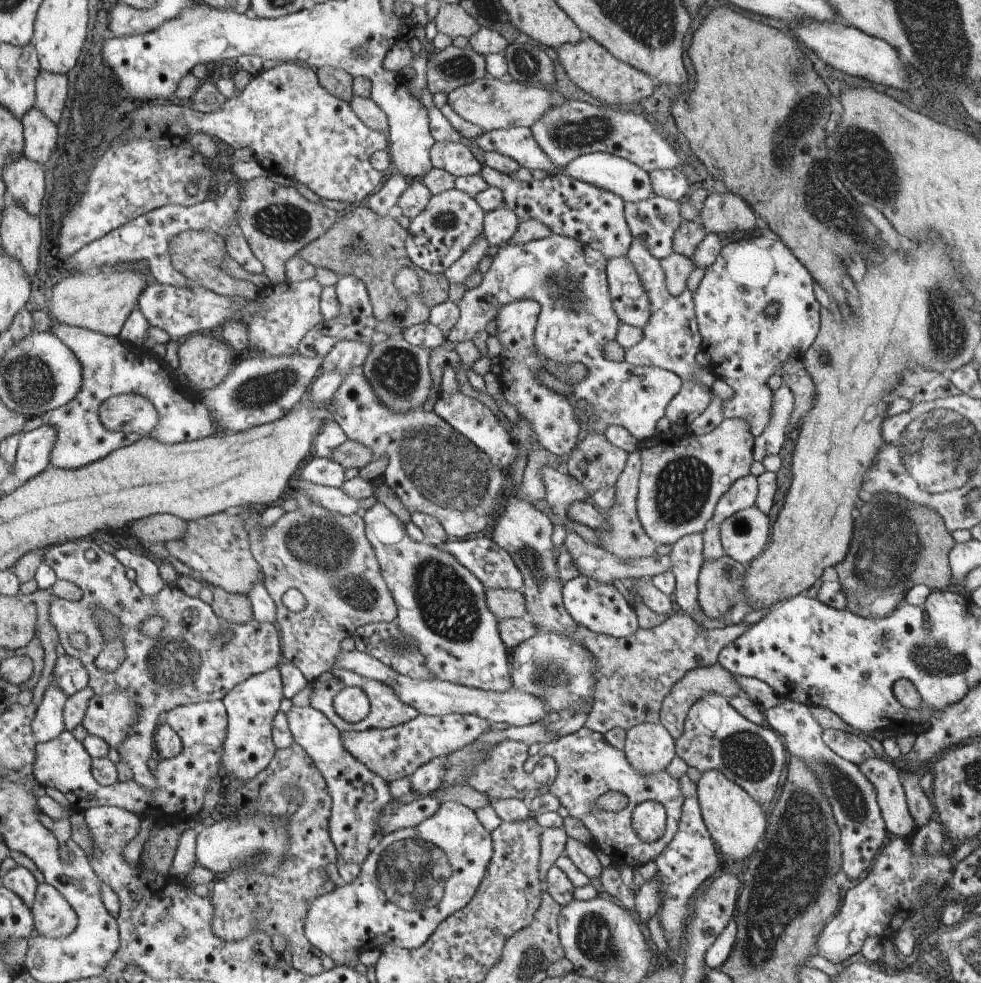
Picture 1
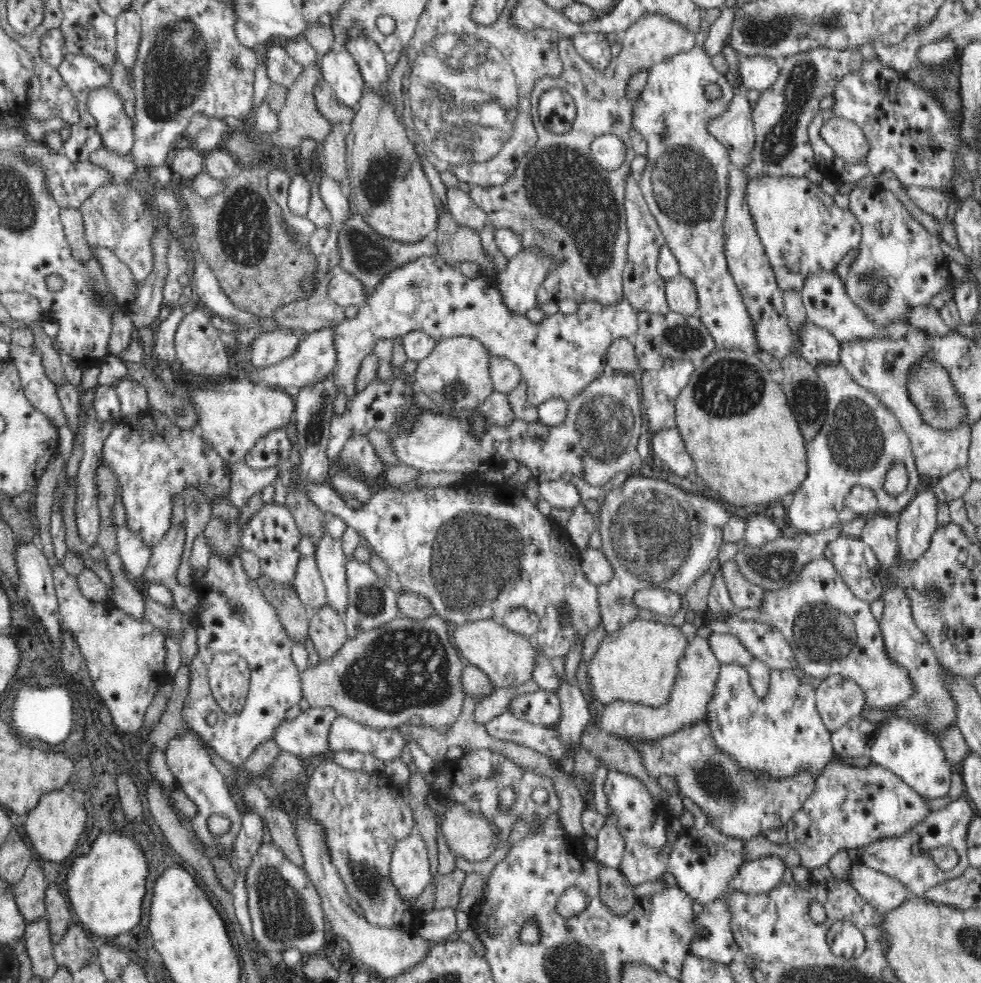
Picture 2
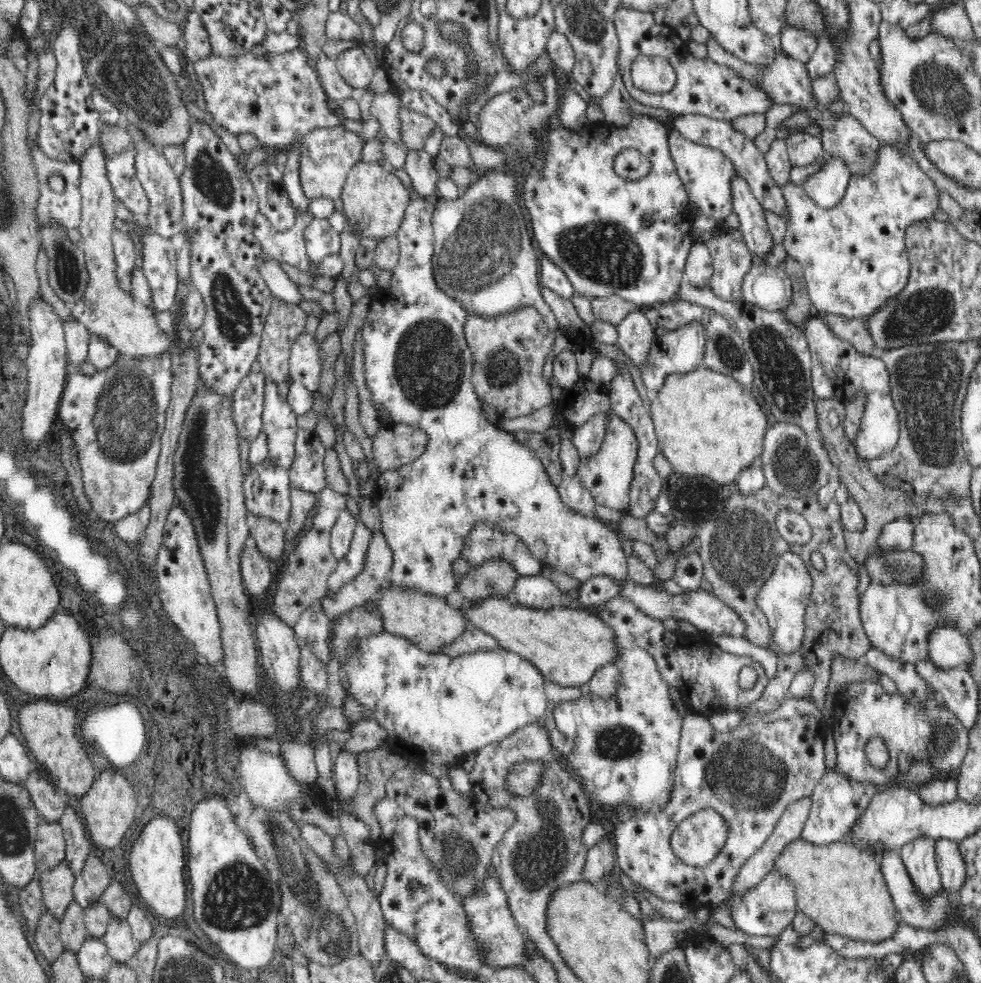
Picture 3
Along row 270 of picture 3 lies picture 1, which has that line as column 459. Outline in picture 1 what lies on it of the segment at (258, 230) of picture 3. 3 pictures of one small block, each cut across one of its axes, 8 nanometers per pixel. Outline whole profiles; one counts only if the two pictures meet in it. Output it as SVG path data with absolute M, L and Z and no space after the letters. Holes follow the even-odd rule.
M553 233L547 238L534 240L527 244L505 244L496 249L496 256L490 257L491 264L484 272L482 281L476 288L466 290L460 299L458 308L460 309L460 319L448 334L448 342L451 346L458 343L470 342L477 334L484 331L487 324L493 319L498 319L502 308L514 300L529 299L536 300L541 305L541 314L538 316L535 329L536 339L540 340L540 350L544 352L544 346L550 344L546 350L546 358L552 356L554 360L566 360L570 362L584 362L588 366L588 378L580 382L574 388L574 396L570 398L570 404L574 408L576 420L580 422L586 418L584 412L580 412L580 402L586 402L592 409L592 417L595 423L591 424L592 430L596 433L604 434L611 426L620 426L629 434L632 434L640 443L647 439L652 439L656 432L657 422L666 416L668 404L680 393L683 385L682 378L675 373L659 367L633 366L625 361L615 362L607 360L603 354L603 349L613 339L616 339L622 322L616 315L616 310L612 306L607 280L607 263L609 259L602 252L598 252L582 241ZM552 340L568 340L568 350L560 350L556 342Z

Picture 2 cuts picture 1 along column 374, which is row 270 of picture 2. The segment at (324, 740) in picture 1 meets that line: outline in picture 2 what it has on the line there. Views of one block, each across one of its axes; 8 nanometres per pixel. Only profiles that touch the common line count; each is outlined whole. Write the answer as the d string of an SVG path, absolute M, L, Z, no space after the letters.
M806 176L752 179L743 189L743 196L783 293L801 292L807 281L820 273L834 274L840 260L859 247L861 224L854 213L840 208L833 196Z

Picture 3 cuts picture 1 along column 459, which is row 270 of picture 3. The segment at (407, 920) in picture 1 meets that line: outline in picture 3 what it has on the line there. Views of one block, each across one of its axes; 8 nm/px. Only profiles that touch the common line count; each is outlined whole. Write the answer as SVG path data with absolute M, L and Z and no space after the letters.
M888 143L880 148L876 168L871 175L851 176L844 198L834 208L820 208L806 194L803 185L788 181L782 190L788 204L787 231L782 244L788 256L802 265L808 295L816 309L848 321L864 320L878 313L894 296L900 296L911 276L911 262L905 248L905 228L934 216L940 203L939 192L935 182L916 162L904 155L896 145Z

